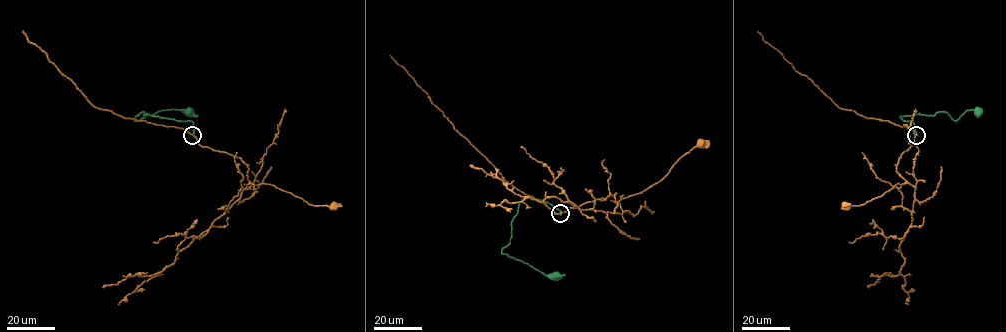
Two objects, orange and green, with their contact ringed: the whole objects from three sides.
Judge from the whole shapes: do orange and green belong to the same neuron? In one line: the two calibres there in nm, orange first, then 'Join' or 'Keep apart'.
Thickness 240 nm (orange) against 280 nm. Keep apart

